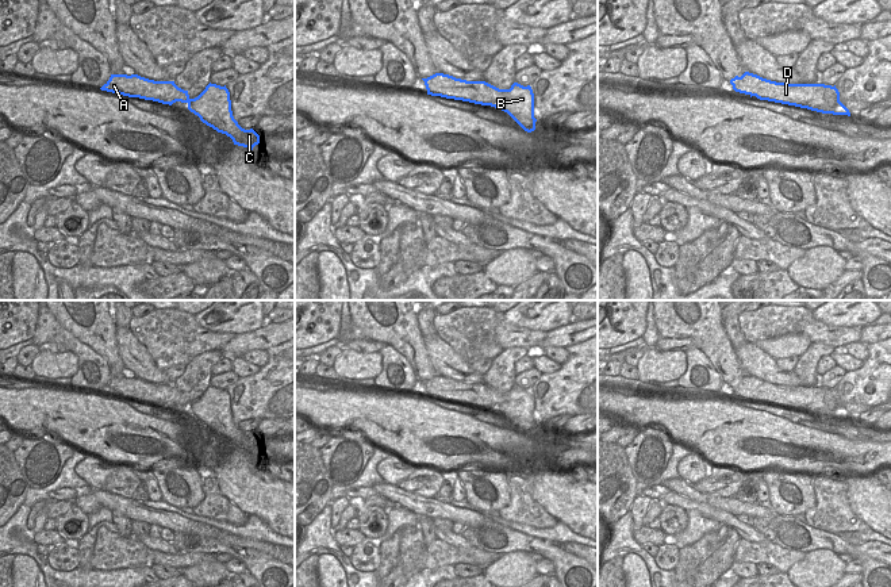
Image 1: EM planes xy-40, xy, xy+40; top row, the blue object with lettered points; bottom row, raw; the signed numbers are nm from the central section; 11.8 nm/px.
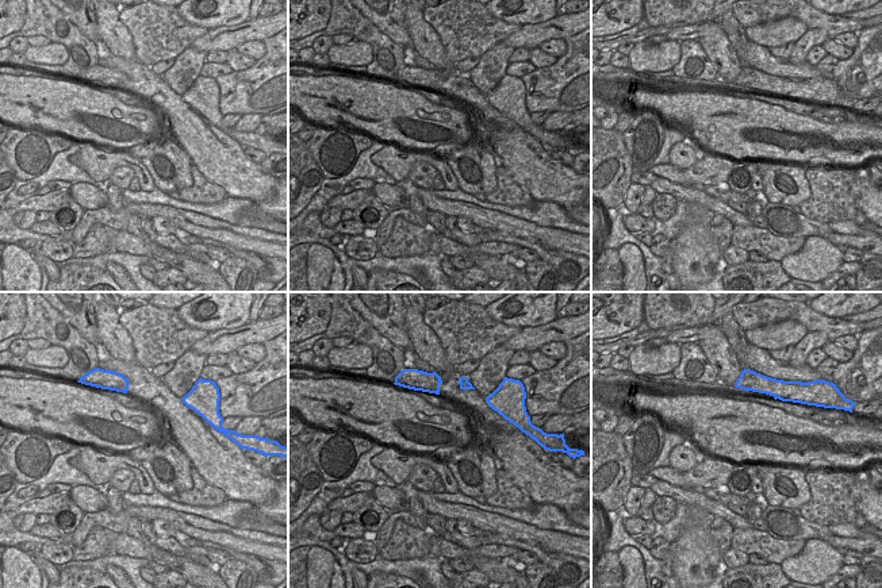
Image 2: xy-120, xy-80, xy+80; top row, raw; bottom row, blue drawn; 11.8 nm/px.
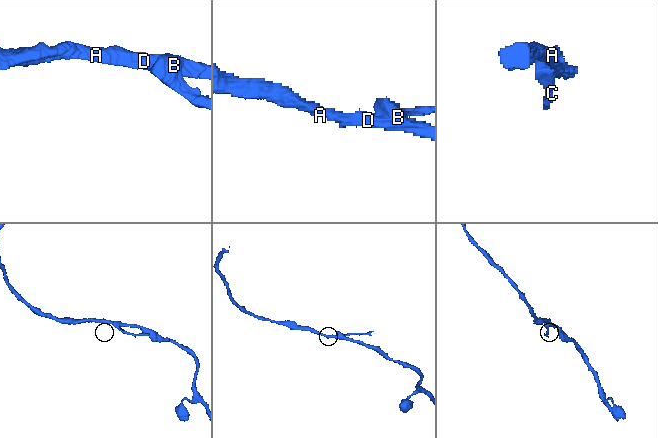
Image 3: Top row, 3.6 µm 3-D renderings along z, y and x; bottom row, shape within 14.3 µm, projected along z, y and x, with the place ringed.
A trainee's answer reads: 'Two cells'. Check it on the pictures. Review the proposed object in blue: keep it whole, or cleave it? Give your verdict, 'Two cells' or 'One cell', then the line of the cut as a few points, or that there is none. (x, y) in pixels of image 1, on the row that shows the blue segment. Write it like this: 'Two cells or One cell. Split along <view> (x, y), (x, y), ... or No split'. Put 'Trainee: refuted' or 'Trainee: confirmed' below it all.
Two cells. Split along xy+40 (830, 91), (821, 100), (817, 111)
Trainee: confirmed

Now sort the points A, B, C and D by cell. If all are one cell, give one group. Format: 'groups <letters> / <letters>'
groups A D / B C

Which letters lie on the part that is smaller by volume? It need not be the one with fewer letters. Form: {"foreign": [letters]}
{"foreign": ["B", "C"]}

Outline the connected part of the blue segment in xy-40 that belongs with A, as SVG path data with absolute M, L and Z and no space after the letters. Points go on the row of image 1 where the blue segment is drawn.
M111 74L100 89L169 105L176 101L191 103L193 100L188 91L178 88L174 81L154 81L138 74Z

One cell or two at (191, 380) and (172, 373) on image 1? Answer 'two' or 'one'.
two

